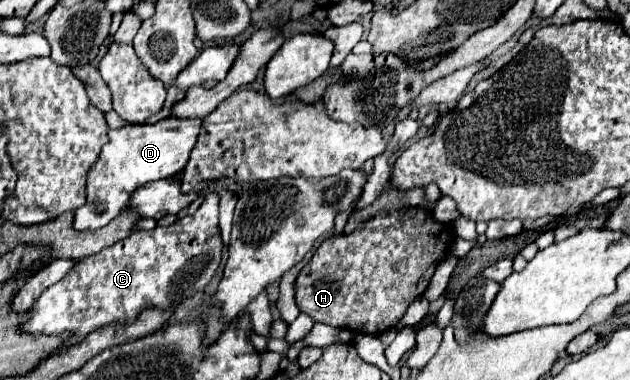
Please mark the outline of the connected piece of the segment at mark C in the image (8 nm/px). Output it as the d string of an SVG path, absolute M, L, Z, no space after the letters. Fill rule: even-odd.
M209 191L201 207L167 227L151 231L135 231L129 237L81 259L61 281L51 285L33 307L25 313L25 321L17 325L25 335L61 335L71 333L53 355L79 345L89 333L119 323L123 327L153 307L171 311L185 299L203 291L215 277L223 259L223 237L219 229L219 195Z

